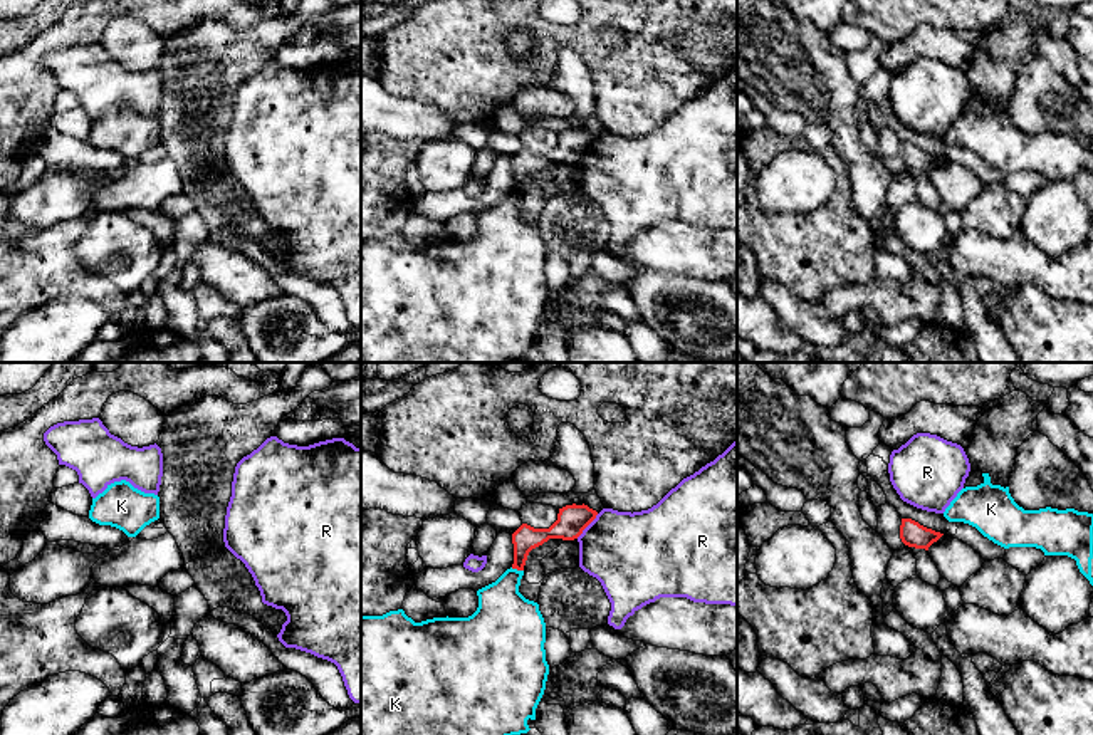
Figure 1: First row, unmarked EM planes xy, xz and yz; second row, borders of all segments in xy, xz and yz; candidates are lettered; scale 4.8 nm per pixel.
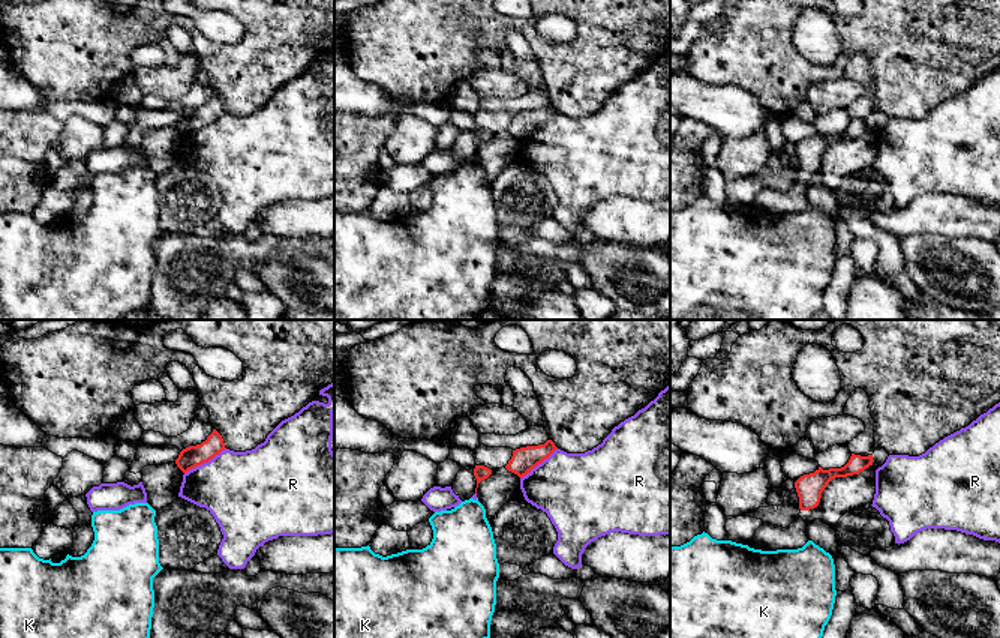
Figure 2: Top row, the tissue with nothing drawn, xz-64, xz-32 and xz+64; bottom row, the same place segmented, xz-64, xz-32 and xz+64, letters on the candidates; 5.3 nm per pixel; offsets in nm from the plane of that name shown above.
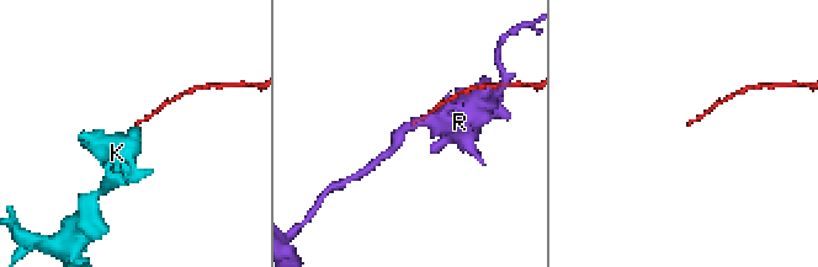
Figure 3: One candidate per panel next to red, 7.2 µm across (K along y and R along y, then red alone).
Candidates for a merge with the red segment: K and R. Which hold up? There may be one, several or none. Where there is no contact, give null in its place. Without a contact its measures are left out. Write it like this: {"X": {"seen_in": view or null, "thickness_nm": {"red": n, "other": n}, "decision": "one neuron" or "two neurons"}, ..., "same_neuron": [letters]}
{"K": {"seen_in": "xz", "thickness_nm": {"red": 120, "other": 280}, "decision": "two neurons"}, "R": {"seen_in": "xz", "thickness_nm": {"red": 140, "other": 400}, "decision": "two neurons"}, "same_neuron": []}

